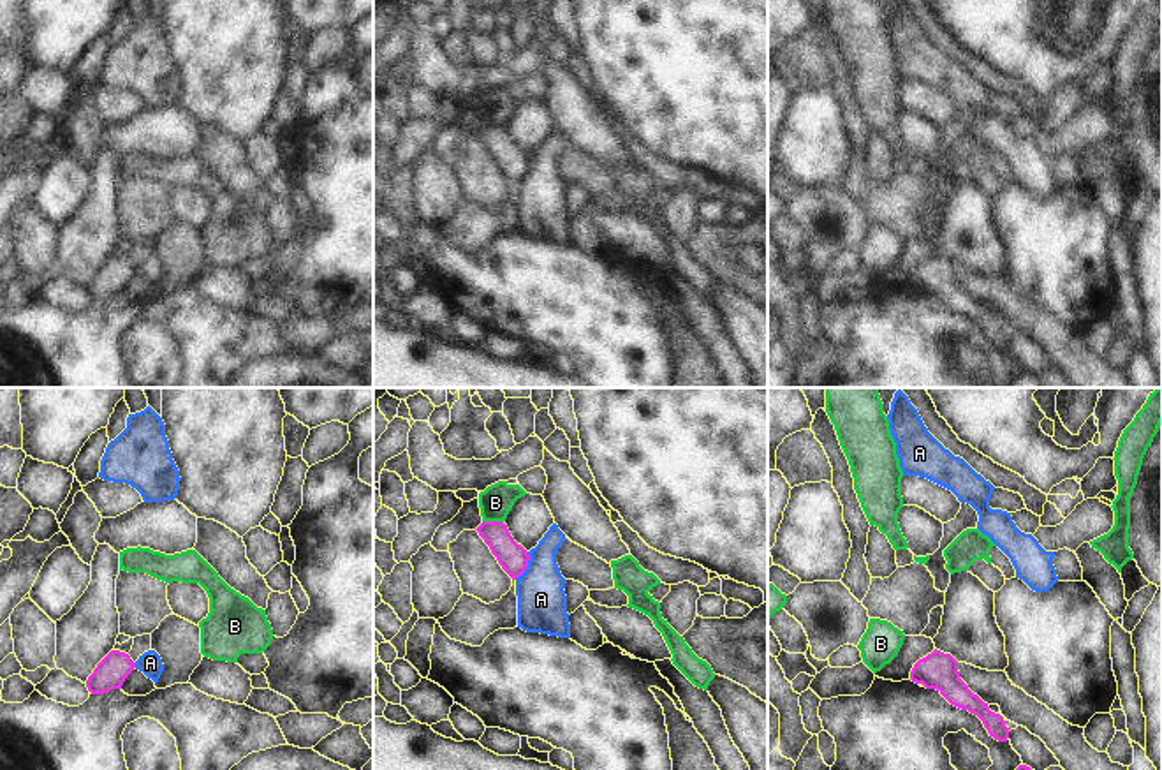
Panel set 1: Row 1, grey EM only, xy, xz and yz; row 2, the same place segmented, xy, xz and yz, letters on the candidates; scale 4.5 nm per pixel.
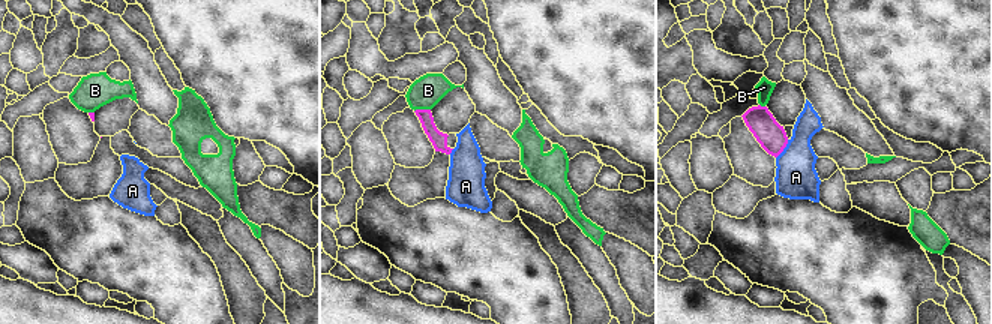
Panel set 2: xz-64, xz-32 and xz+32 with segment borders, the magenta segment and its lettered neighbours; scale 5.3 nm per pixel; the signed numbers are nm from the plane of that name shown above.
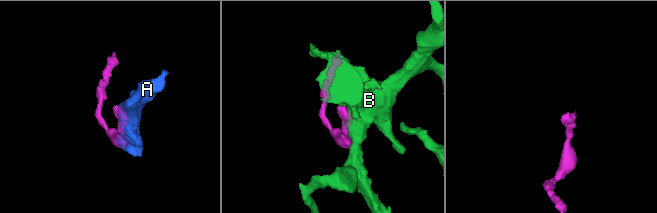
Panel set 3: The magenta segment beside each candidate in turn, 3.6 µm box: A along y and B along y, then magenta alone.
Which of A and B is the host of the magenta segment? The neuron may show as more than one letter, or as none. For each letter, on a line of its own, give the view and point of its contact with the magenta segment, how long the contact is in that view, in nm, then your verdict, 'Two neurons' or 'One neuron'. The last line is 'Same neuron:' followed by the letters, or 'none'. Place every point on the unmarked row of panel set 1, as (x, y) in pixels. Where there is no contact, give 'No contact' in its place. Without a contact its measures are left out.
A: Touches magenta at xz (527, 171). Shared border 140 nm. Two neurons
B: Touches magenta at xz (493, 127). Shared border 100 nm. Two neurons
Same neuron: none.

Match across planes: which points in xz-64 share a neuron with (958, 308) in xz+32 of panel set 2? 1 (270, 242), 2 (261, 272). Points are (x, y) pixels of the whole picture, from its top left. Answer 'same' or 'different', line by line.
1: different
2: same

